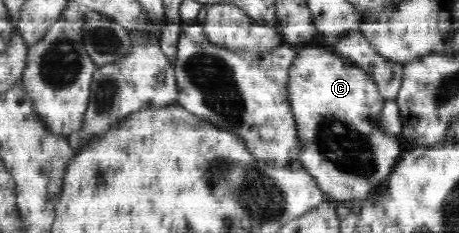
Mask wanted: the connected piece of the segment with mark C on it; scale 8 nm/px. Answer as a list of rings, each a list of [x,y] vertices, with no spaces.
[[[330,48],[297,49],[287,96],[299,134],[299,163],[318,183],[325,199],[363,201],[382,189],[405,152],[402,139],[386,133],[379,115],[386,99],[373,78]]]

